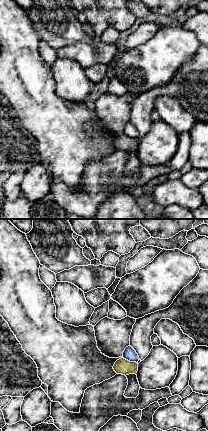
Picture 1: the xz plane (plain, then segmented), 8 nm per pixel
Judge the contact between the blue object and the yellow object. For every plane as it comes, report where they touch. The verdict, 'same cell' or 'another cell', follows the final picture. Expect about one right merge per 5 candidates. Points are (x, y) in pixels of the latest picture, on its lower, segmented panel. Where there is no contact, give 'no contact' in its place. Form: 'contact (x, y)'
contact (130, 361)

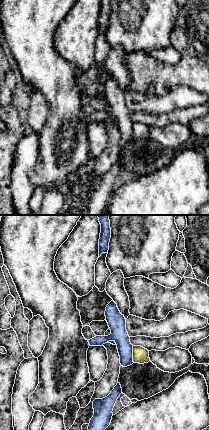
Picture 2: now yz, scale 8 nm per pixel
contact (132, 354)

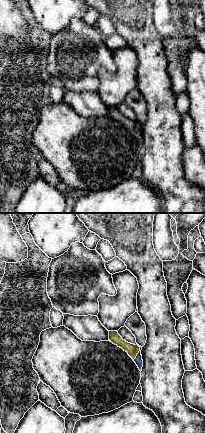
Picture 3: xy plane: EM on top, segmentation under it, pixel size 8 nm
contact (139, 352)

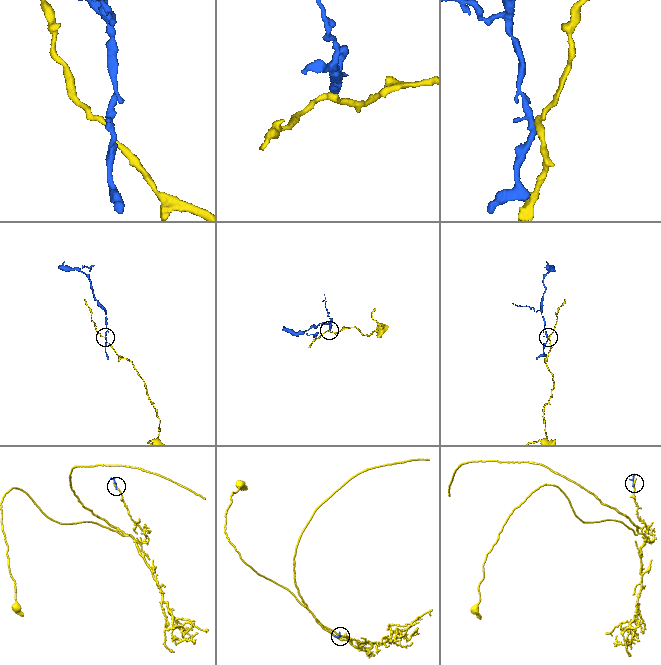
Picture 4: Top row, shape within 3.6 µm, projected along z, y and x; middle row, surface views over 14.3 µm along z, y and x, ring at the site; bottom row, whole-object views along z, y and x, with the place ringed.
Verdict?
another cell

